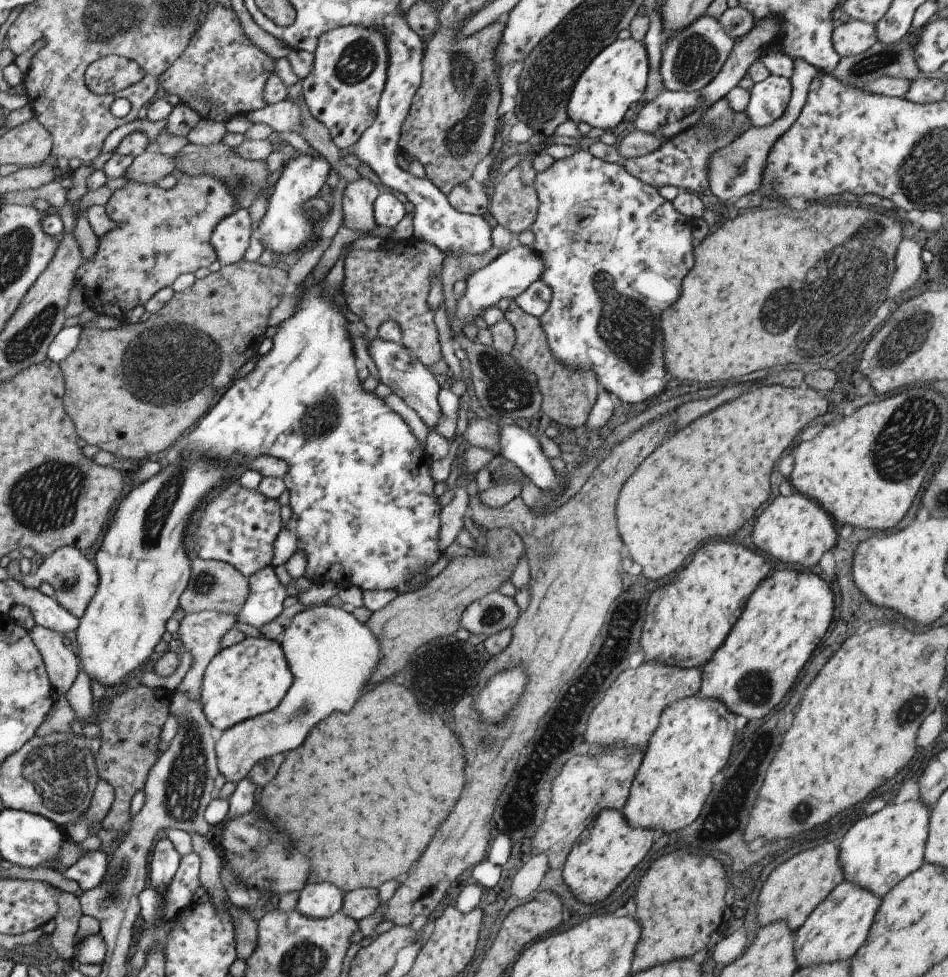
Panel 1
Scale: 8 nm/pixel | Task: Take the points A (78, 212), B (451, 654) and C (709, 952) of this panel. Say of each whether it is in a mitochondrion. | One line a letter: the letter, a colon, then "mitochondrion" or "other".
A: other
B: other
C: other

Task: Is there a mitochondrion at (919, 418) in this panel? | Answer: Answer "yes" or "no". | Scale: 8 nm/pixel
yes

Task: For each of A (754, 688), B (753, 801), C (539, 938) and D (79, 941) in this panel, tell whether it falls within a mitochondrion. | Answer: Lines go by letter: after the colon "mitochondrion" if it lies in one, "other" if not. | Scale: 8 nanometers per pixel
A: mitochondrion
B: other
C: other
D: other

